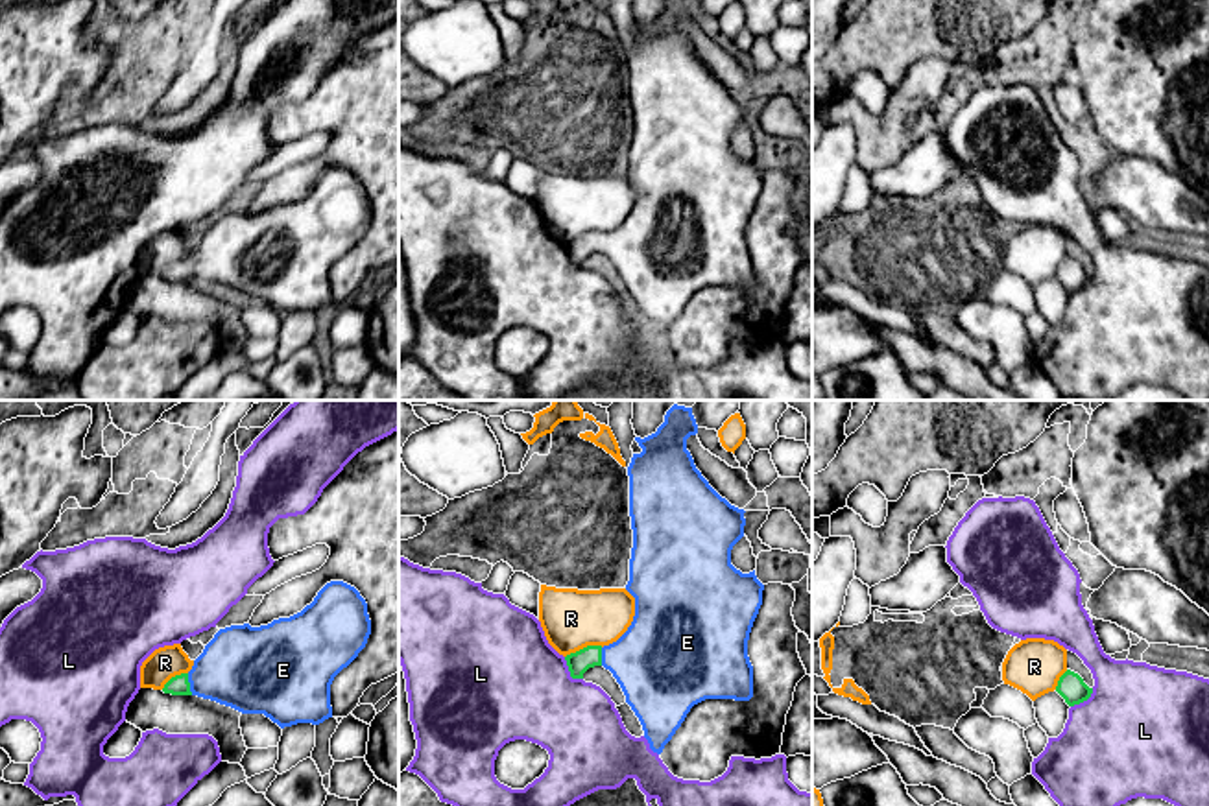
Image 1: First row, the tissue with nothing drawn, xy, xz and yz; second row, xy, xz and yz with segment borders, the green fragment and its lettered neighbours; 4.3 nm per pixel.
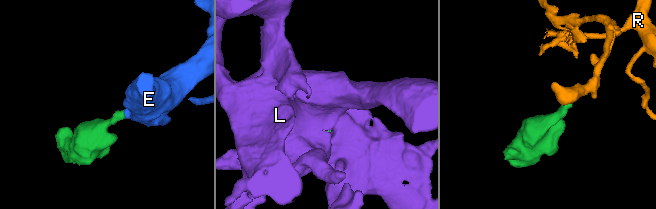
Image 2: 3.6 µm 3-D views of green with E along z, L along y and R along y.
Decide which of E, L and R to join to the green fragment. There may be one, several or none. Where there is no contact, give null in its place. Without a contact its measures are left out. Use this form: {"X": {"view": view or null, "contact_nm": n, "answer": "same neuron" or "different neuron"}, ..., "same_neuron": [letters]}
{"E": {"view": "xy", "contact_nm": 100, "answer": "same neuron"}, "L": {"view": "xz", "contact_nm": 130, "answer": "different neuron"}, "R": {"view": "xz", "contact_nm": 180, "answer": "different neuron"}, "same_neuron": ["E"]}

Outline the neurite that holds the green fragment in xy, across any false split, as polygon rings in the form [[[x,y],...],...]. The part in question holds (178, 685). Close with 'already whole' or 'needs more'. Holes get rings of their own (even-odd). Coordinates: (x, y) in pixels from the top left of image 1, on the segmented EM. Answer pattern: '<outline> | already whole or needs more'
[[[327,583],[314,601],[290,618],[268,625],[231,625],[220,629],[194,660],[188,673],[172,677],[162,692],[198,695],[242,714],[264,714],[281,729],[297,723],[319,725],[332,717],[330,684],[365,647],[371,634],[367,603],[343,583]]] | needs more

